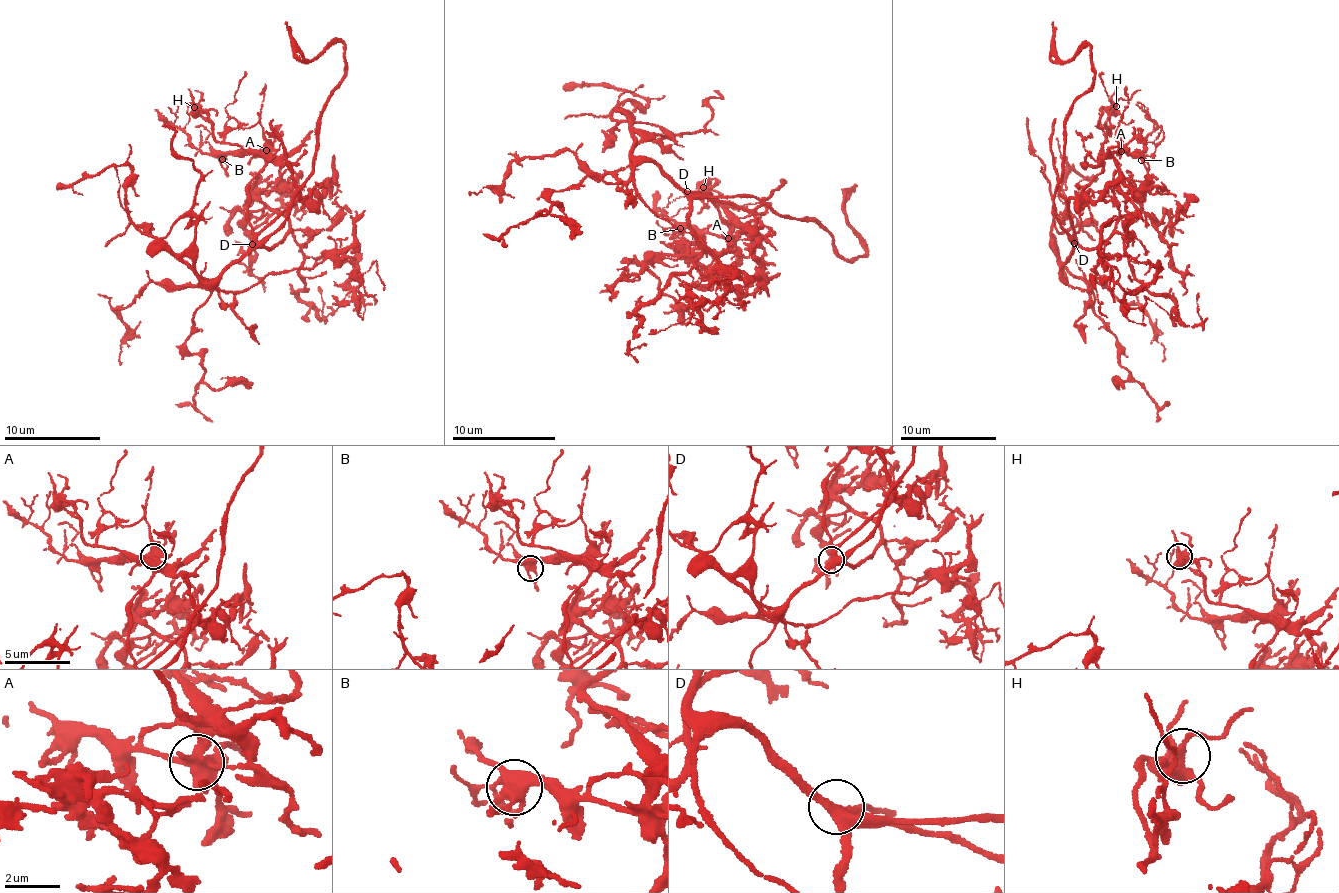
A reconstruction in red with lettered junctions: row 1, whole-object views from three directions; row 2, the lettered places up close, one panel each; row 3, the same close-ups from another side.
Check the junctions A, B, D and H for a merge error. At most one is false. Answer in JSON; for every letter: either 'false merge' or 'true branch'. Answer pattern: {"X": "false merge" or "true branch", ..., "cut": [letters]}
{"A": "true branch", "B": "true branch", "D": "true branch", "H": "true branch", "cut": []}

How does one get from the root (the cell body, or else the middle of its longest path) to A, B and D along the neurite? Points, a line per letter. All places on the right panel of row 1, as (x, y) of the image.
A: (1068, 257), (1073, 247), (1074, 235), (1081, 228), (1080, 192), (1101, 171), (1104, 157), (1120, 152)
B: (1068, 257), (1081, 228), (1080, 192), (1101, 171), (1104, 157), (1128, 152), (1138, 153), (1141, 160)
D: (1068, 257), (1074, 243)

